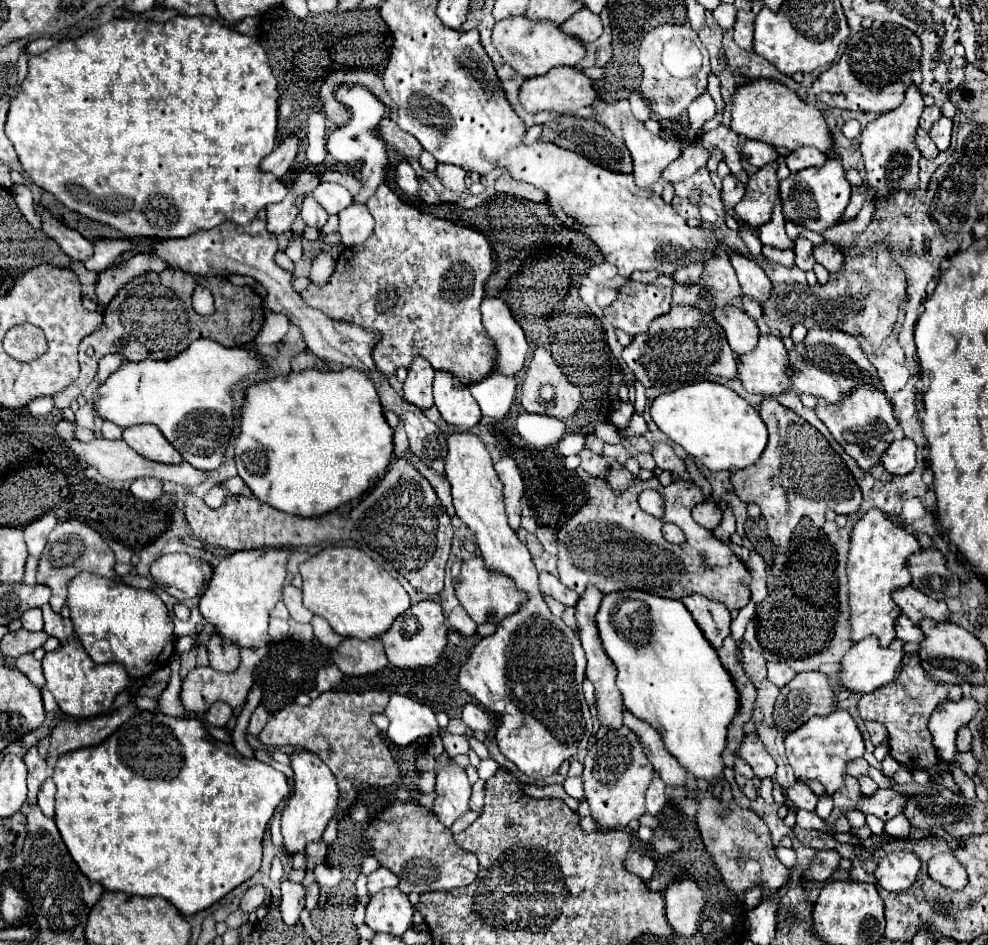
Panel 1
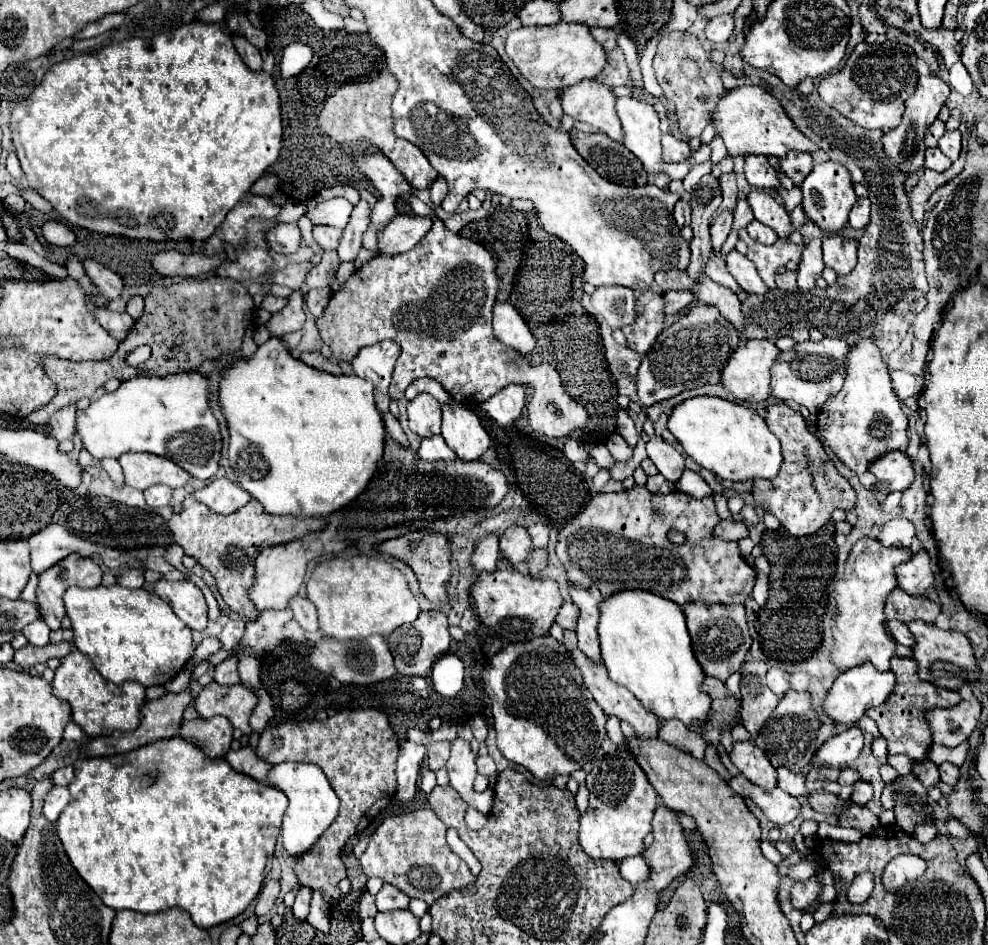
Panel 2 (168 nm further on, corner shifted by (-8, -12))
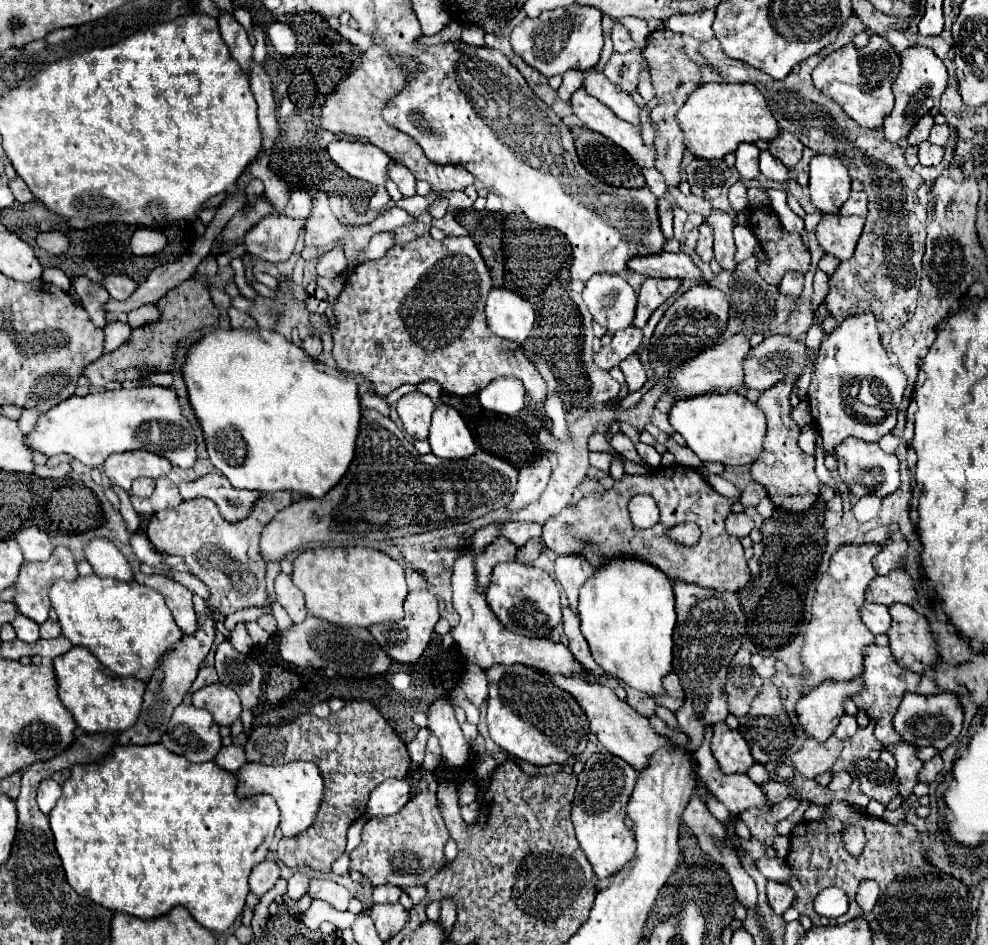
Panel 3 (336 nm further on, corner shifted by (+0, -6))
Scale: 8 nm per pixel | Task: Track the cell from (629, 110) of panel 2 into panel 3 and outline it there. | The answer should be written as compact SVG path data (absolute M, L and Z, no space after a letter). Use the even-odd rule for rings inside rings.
M594 69L594 71L582 71L584 81L582 81L582 89L586 93L590 93L592 97L596 97L598 101L602 101L606 107L610 107L614 111L614 115L618 115L620 119L640 127L638 115L640 115L640 107L632 101L630 95L626 95L622 89L618 89L614 83L610 83L602 71Z

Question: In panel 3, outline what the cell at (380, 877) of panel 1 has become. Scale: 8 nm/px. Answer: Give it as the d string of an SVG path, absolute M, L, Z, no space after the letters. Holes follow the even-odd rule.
M380 885L374 889L374 903L398 903L398 897L402 895L400 887L394 885Z

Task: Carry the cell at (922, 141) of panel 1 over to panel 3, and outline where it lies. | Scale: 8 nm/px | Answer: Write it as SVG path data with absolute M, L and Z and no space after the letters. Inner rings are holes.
M924 141L918 145L918 157L920 157L920 165L926 165L926 167L938 165L944 157L944 147L938 147L938 145Z

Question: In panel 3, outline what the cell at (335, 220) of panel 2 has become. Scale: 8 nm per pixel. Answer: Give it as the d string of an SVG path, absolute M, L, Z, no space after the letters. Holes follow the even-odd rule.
M292 191L288 205L284 207L284 211L280 211L280 215L298 219L298 217L306 217L310 211L310 197L304 191Z

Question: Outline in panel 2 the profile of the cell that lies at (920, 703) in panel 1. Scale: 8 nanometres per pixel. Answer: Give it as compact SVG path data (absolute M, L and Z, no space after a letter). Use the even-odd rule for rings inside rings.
M894 657L890 661L890 669L896 673L894 693L880 707L868 709L866 715L876 721L882 737L888 741L890 755L906 755L912 761L924 761L928 757L930 747L932 747L932 731L928 731L928 719L924 719L926 711L948 709L948 707L960 703L962 697L956 691L948 691L948 689L940 689L932 683L924 683L918 677L914 659Z

